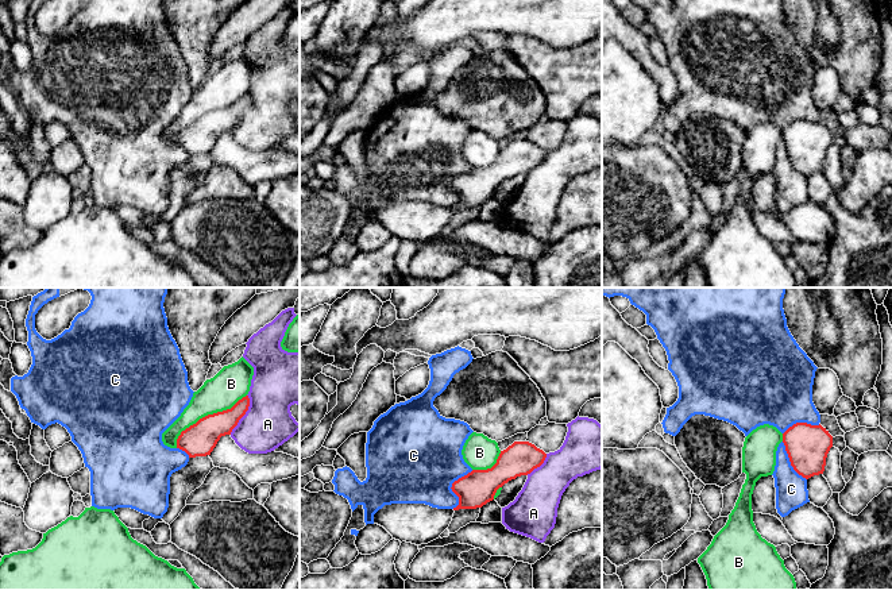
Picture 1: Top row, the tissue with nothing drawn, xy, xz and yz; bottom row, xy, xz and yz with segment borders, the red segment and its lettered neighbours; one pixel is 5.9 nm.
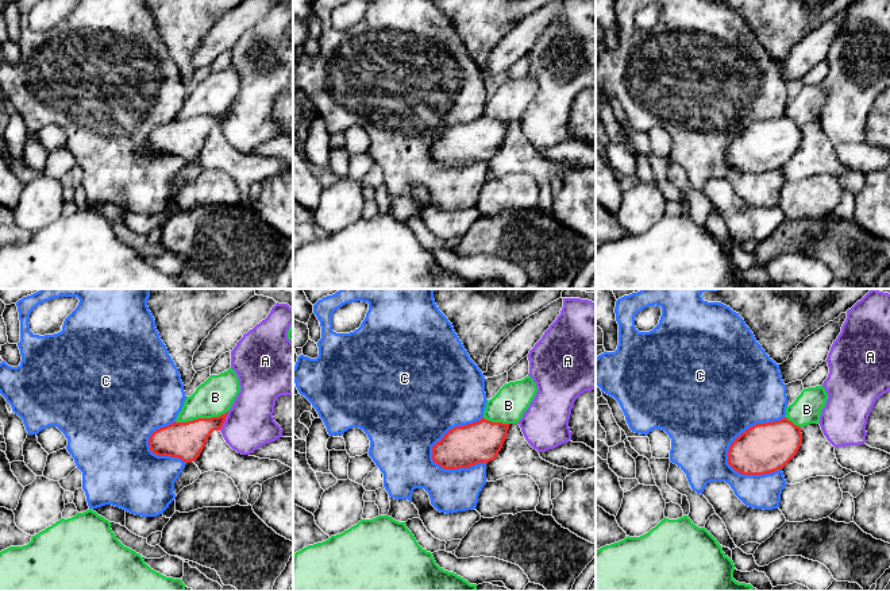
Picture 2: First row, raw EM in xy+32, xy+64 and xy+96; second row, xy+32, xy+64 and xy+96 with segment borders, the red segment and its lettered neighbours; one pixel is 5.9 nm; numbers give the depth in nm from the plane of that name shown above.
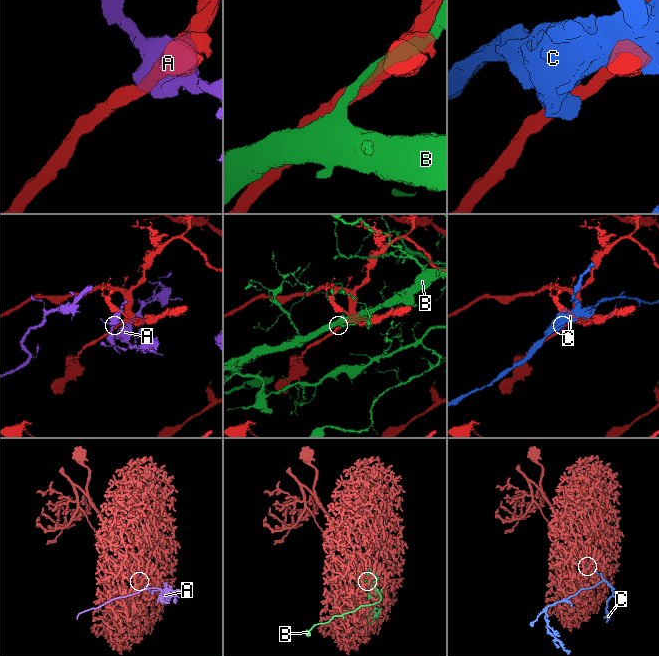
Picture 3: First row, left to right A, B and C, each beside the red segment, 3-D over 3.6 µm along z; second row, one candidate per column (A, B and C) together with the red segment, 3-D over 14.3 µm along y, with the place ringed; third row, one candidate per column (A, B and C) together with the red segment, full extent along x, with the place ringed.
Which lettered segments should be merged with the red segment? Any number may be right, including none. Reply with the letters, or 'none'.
none

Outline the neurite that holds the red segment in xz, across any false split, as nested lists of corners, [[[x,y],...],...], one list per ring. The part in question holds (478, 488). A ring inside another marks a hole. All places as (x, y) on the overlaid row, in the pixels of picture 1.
[[[514,441],[501,451],[497,463],[487,470],[472,470],[452,483],[459,497],[459,509],[476,509],[494,500],[499,487],[511,479],[530,474],[540,467],[547,454],[529,441]]]

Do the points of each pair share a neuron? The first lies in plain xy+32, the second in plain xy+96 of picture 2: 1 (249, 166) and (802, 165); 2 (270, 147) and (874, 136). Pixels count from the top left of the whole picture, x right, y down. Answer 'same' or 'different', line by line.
1: same
2: different

